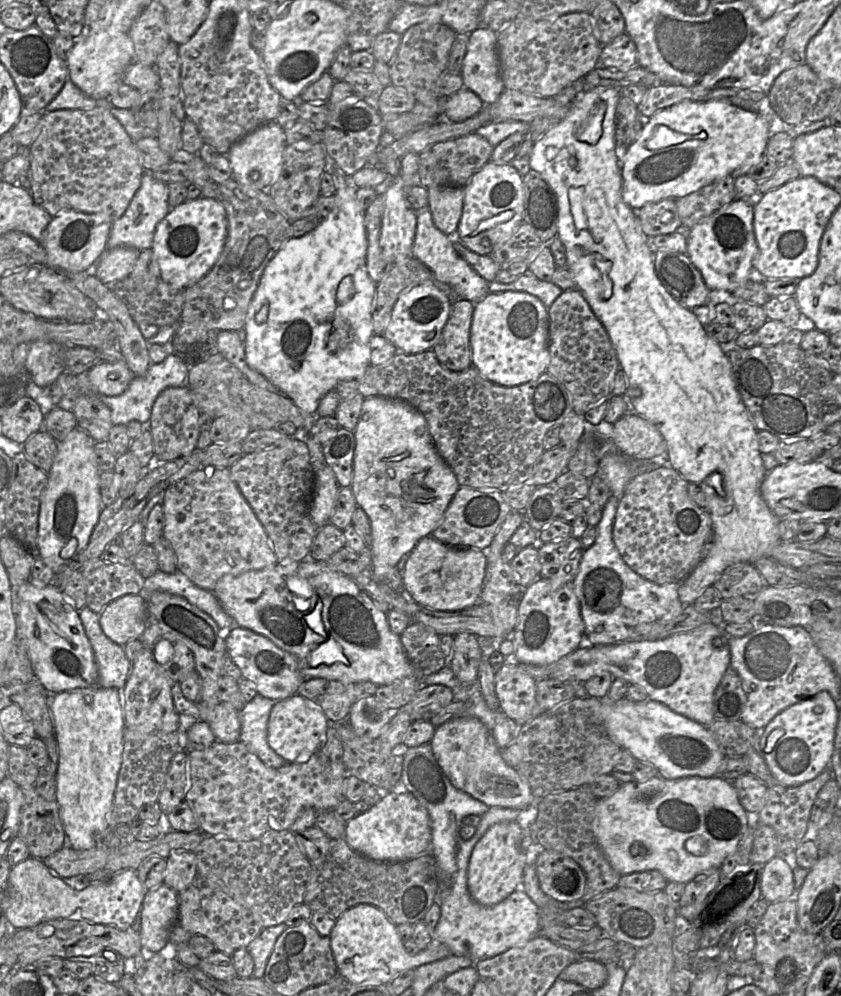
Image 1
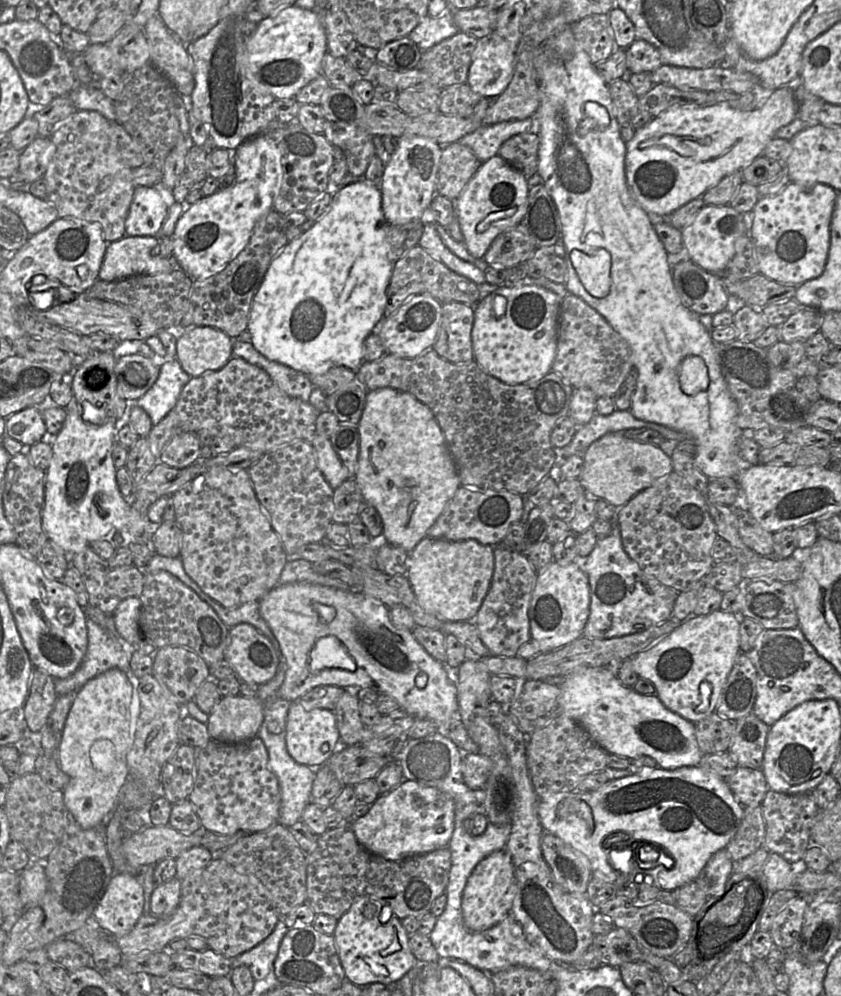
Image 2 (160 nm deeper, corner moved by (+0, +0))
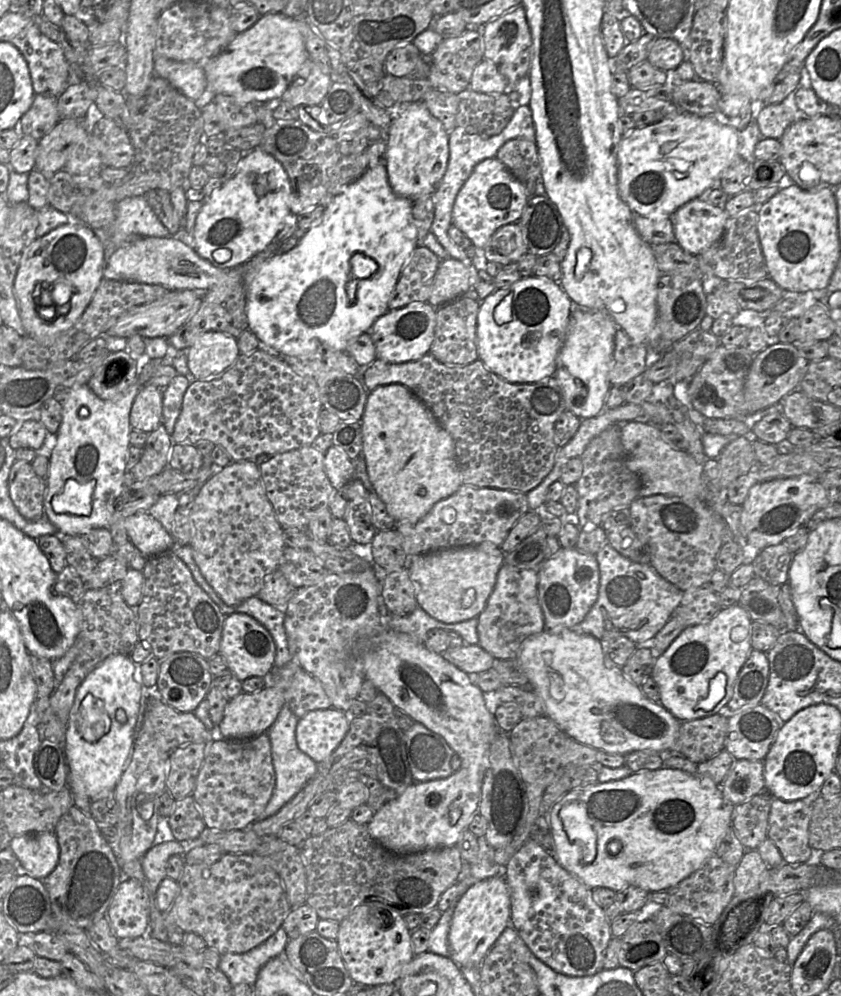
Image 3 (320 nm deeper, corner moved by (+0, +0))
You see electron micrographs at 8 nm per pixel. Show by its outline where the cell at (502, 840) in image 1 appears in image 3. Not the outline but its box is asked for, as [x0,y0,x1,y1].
[448,877,511,968]

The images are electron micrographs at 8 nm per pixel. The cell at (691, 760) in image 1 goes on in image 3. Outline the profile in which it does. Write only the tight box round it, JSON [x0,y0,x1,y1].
[517,628,681,755]

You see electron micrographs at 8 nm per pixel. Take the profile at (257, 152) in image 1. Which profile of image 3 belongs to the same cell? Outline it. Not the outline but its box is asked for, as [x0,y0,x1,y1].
[193,148,291,269]

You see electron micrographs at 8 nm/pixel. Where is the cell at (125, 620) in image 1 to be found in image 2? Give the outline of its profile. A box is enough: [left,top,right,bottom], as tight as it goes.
[111,596,141,647]

